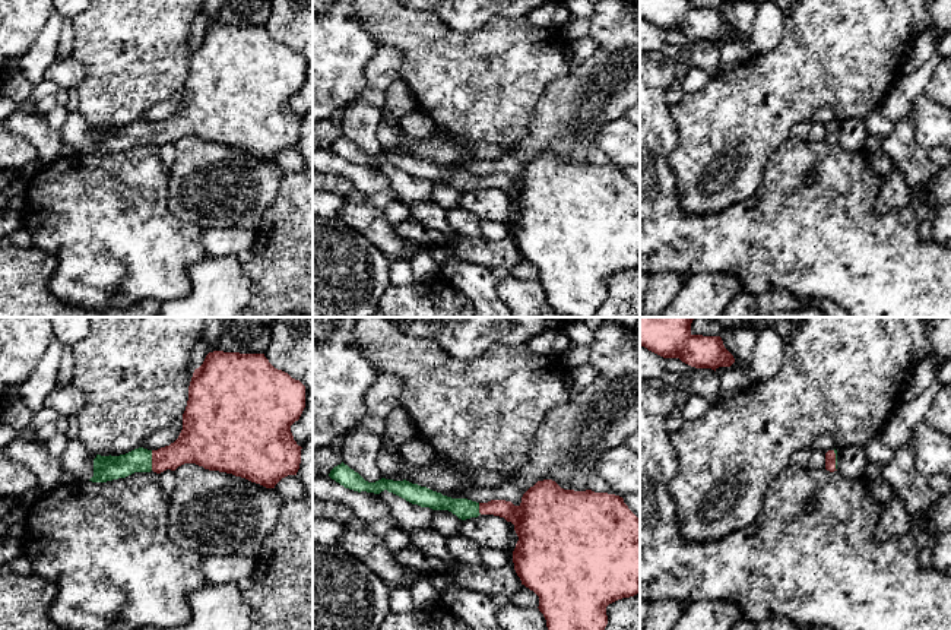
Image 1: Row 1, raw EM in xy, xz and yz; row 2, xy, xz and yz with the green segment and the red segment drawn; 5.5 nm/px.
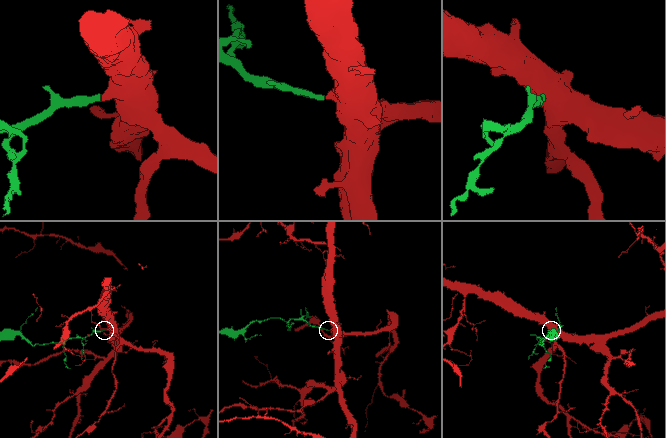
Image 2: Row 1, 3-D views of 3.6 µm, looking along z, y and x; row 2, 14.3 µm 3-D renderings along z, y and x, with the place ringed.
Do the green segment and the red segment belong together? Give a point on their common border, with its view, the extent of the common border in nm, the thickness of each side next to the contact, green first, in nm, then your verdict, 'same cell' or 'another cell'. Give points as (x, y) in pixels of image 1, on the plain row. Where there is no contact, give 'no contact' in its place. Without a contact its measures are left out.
xy (151, 133) | 110 nm | 140/190 nm | same cell

